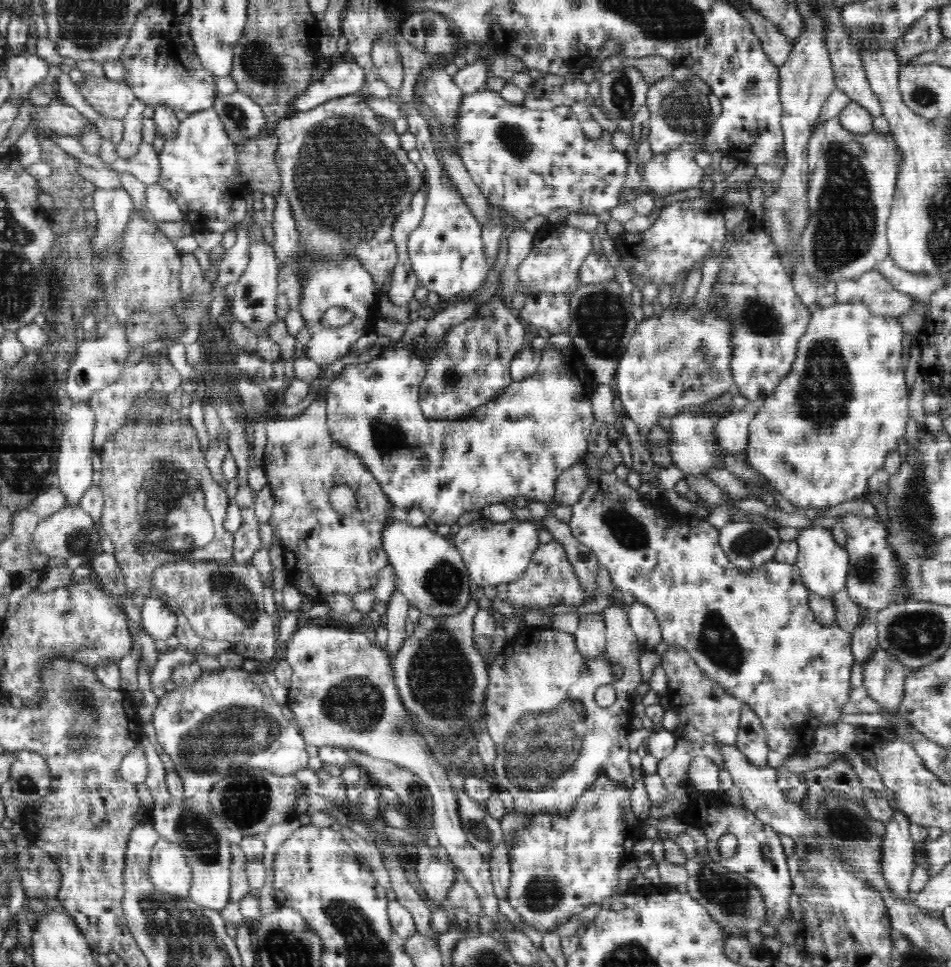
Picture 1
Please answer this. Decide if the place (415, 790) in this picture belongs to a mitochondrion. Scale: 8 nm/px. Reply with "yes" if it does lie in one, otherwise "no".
yes

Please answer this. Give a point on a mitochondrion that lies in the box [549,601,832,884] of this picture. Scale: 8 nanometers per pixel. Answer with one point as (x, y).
(717, 638)

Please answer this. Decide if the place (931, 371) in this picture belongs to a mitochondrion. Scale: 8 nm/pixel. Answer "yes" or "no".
no

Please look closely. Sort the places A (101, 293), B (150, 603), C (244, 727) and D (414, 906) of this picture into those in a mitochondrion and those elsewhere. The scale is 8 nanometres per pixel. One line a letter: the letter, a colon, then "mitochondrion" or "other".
A: other
B: other
C: mitochondrion
D: other

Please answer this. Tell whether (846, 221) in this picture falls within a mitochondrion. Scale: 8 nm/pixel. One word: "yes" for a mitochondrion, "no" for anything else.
yes

